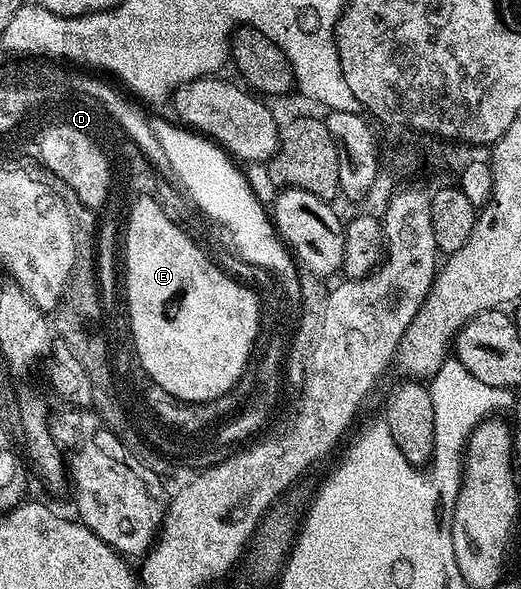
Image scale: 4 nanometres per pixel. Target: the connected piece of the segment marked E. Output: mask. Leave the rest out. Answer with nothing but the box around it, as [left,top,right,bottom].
[124,202,253,403]

